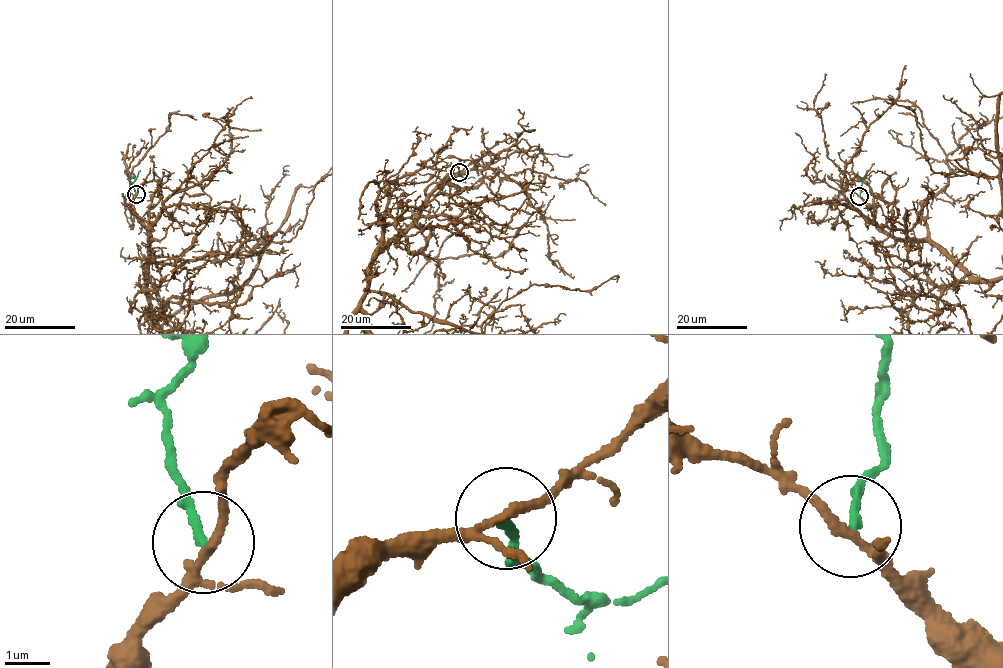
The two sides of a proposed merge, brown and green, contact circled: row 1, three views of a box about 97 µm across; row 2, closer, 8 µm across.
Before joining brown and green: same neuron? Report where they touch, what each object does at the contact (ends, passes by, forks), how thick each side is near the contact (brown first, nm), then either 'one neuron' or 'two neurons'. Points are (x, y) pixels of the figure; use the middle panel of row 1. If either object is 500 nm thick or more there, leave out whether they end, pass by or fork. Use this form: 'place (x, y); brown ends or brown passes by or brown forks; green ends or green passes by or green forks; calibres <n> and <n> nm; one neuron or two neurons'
place (459, 172); brown forks; green ends; calibres 170 and 170 nm; two neurons

